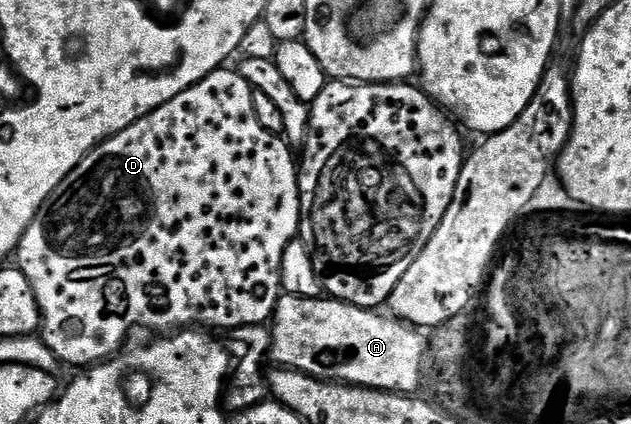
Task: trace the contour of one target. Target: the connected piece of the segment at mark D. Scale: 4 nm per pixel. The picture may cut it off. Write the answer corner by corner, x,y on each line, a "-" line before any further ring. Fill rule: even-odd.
230,66
218,68
212,74
208,74
200,82
196,82
196,86
192,86
188,90
184,90
180,94
176,94
176,98
172,98
172,102
164,102
164,106
160,106
156,110
152,110
144,118
140,118
136,122
132,122
132,126
128,126
124,130
120,130
120,134
116,134
112,138
108,138
103,144
99,144
97,148
91,150
80,162
80,166
76,166
76,170
72,170
72,174
68,174
68,178
64,178
64,182
60,182
60,186
55,190
53,196
49,196
44,202
44,206
36,214
36,218
28,226
28,230
24,234
24,238
18,244
16,253
16,267
24,274
24,278
28,278
28,282
34,291
34,297
38,303
38,308
42,312
42,326
40,329
40,339
48,346
48,350
52,350
52,354
56,354
59,365
66,364
82,364
78,366
93,366
101,364
102,361
117,356
127,343
129,334
133,328
151,328
151,333
166,334
171,330
186,330
191,326
201,326
206,330
218,330
214,328
227,328
233,330
243,328
244,326
252,326
253,324
265,325
267,321
273,317
274,307
278,304
279,296
283,295
282,290
282,263
284,262
284,250
288,250
288,242
292,242
299,235
302,227
302,207
300,206
300,190
298,189
298,164
296,156
292,151
291,145
277,132
269,132
264,130
264,126
260,126
260,118
256,118
256,106
254,105
255,91
250,87
238,70

